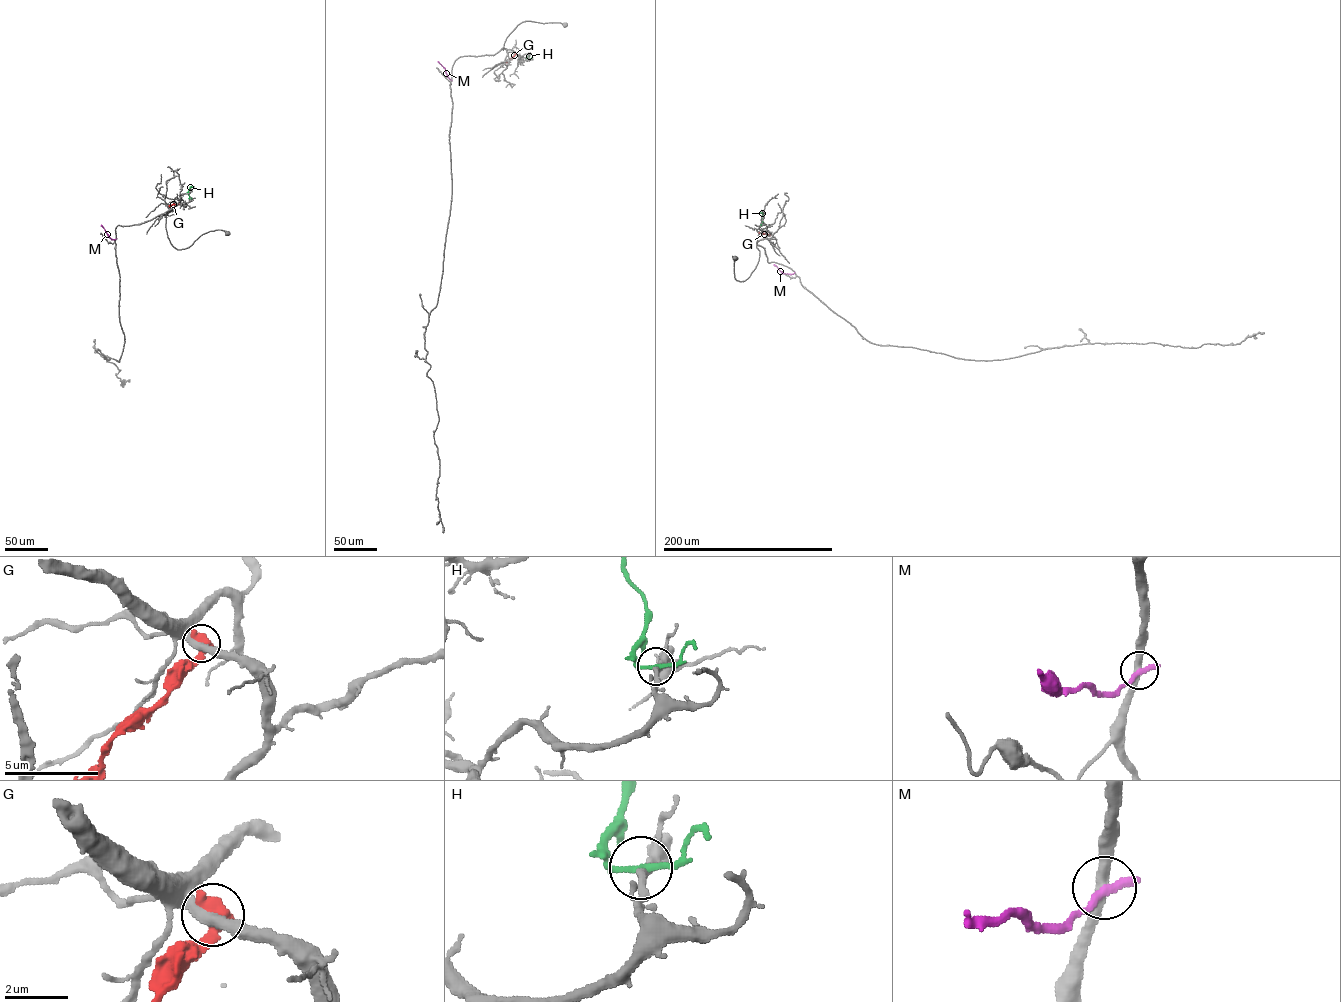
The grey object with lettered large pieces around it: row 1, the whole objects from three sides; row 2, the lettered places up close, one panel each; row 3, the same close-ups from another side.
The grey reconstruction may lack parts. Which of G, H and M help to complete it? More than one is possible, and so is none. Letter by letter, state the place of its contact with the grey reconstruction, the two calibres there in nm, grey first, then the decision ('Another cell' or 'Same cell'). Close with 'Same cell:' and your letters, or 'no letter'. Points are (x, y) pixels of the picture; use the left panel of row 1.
G: Touches grey at (178, 204). Thickness 380 nm (grey) against 550 nm. Another cell
H: Touches grey at (190, 199). Thickness 240 nm (grey) against 190 nm. Another cell
M: Touches grey at (115, 238). Thickness 360 nm (grey) against 320 nm. Another cell
Same cell: no letter

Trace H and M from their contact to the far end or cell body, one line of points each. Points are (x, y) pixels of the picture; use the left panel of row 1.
H: (190, 199), (188, 189), (194, 186)
M: (115, 239), (109, 237), (101, 225)

